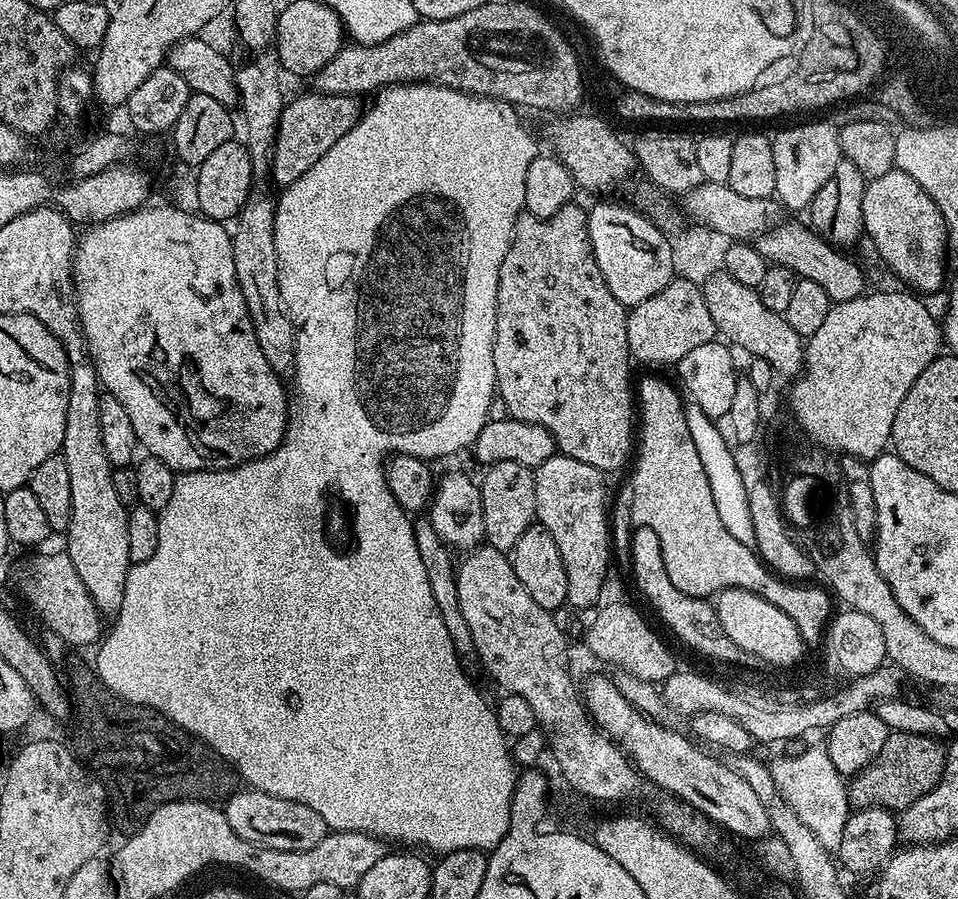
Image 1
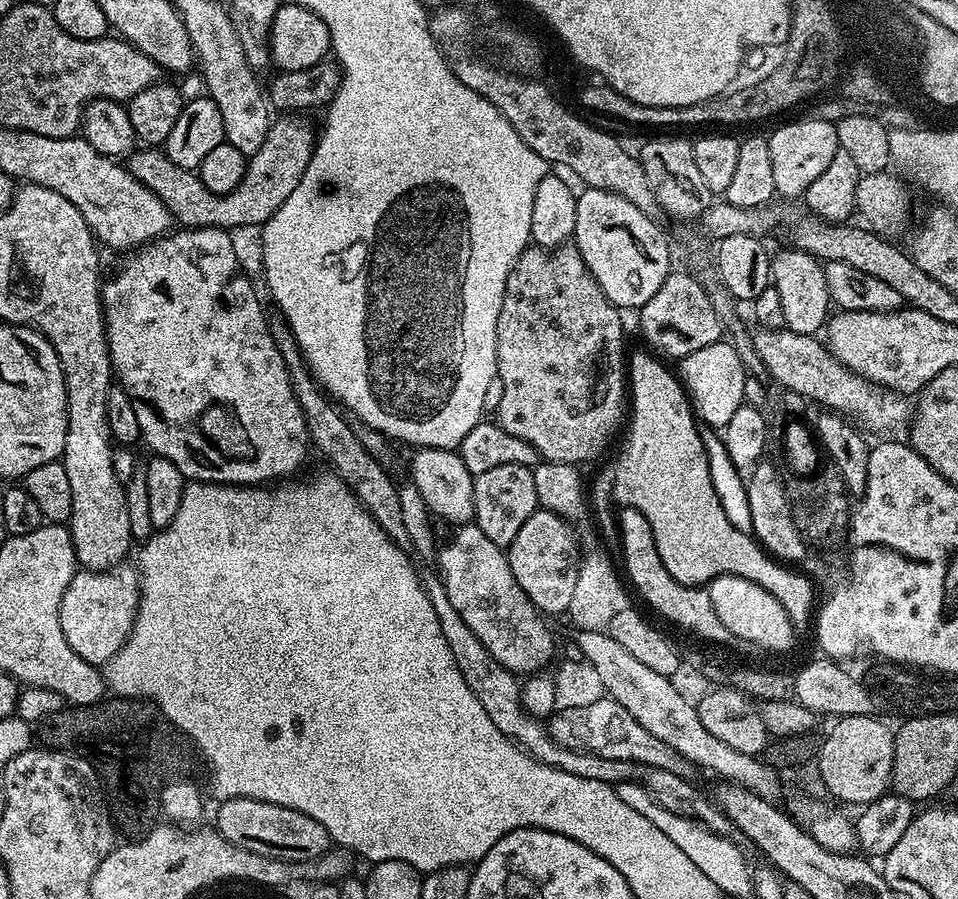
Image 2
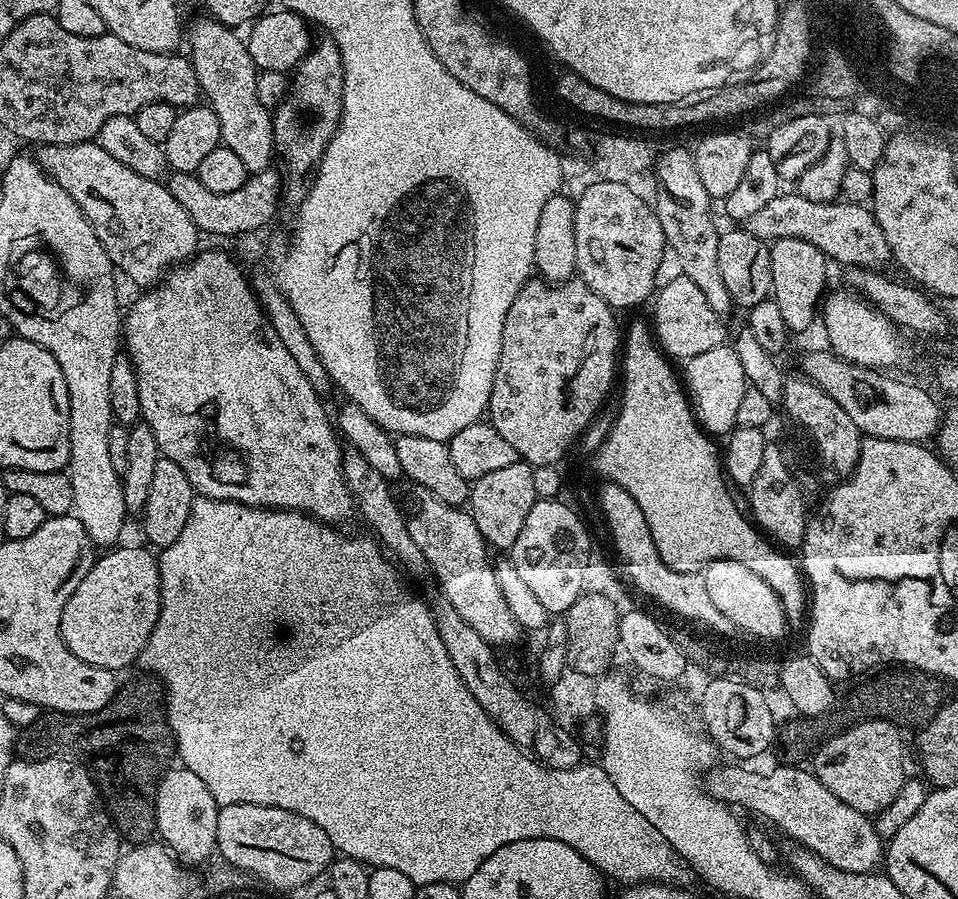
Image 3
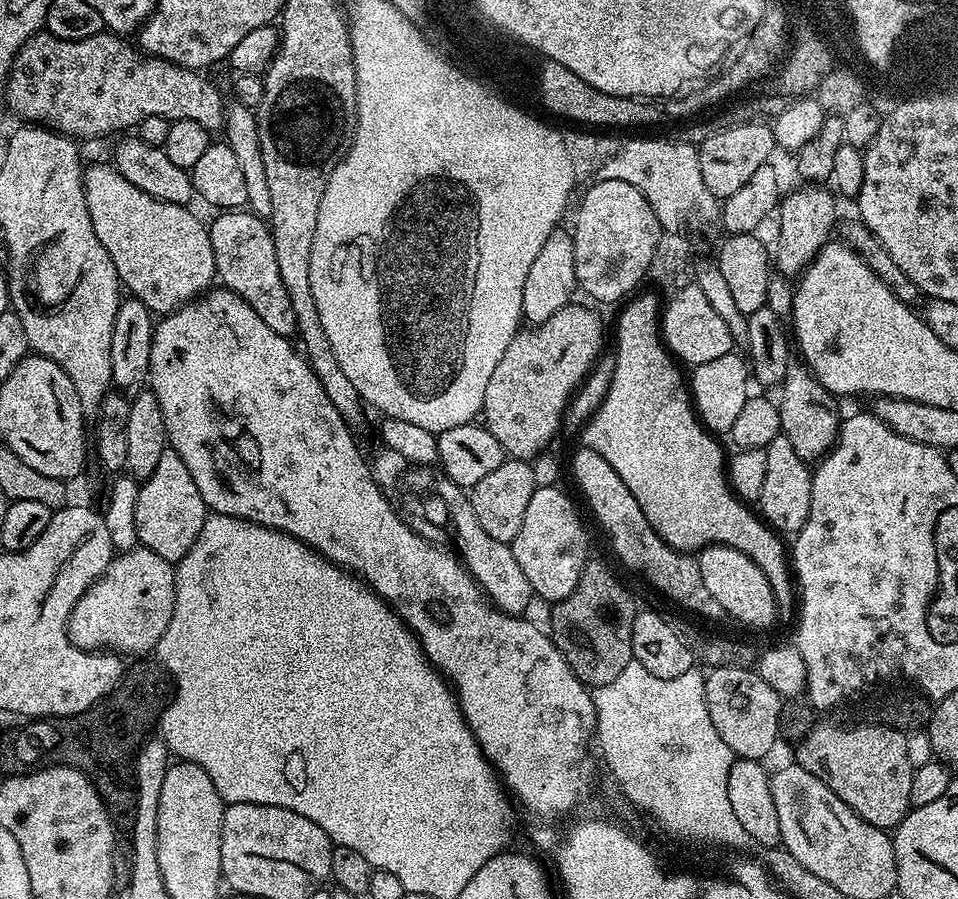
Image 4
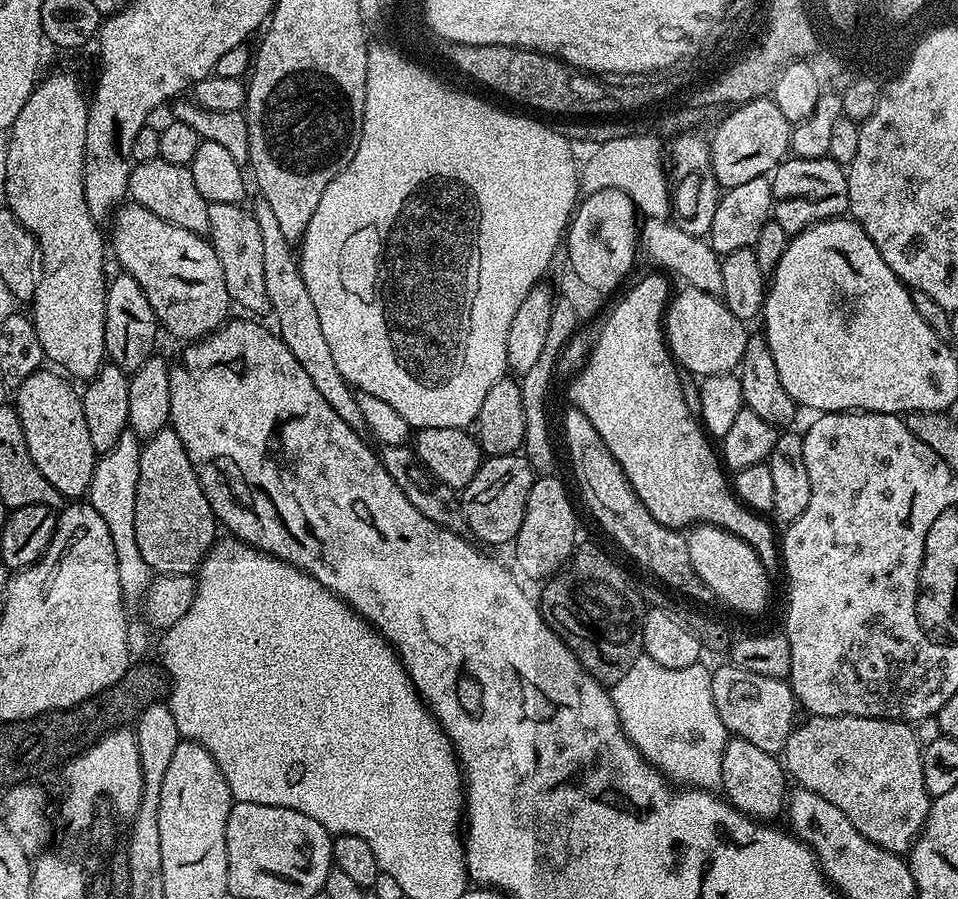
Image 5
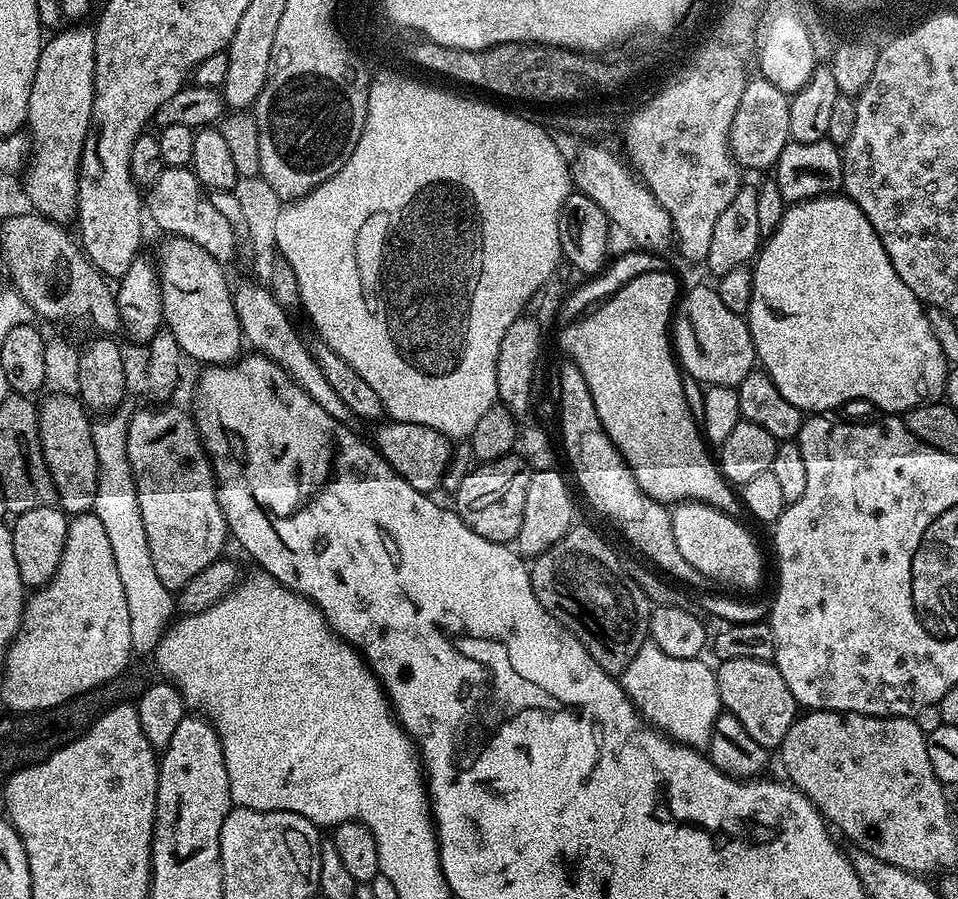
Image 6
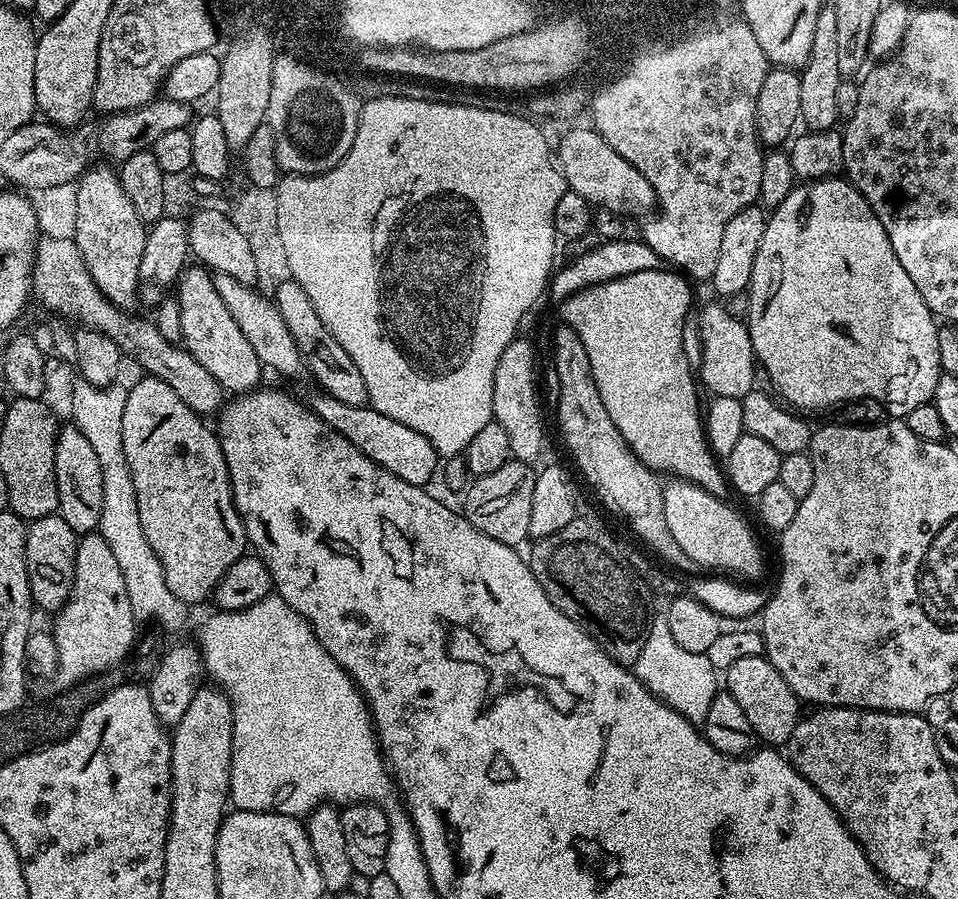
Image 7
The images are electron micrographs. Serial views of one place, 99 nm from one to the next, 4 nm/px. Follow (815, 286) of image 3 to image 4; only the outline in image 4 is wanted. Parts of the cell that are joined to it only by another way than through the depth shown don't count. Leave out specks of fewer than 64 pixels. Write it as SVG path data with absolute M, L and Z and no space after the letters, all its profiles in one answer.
M800 186L785 195L778 205L780 229L776 232L774 244L774 268L779 275L787 278L799 277L811 264L824 245L829 243L828 231L836 222L837 197L824 186Z

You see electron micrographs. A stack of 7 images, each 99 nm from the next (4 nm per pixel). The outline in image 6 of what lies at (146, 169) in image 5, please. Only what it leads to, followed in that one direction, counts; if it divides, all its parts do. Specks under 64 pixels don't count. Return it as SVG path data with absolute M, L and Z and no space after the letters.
M165 167L164 172L157 178L146 192L146 212L152 220L172 236L181 236L206 250L216 260L229 262L236 256L237 229L225 215L210 202L209 193L200 179L192 173L191 167Z

